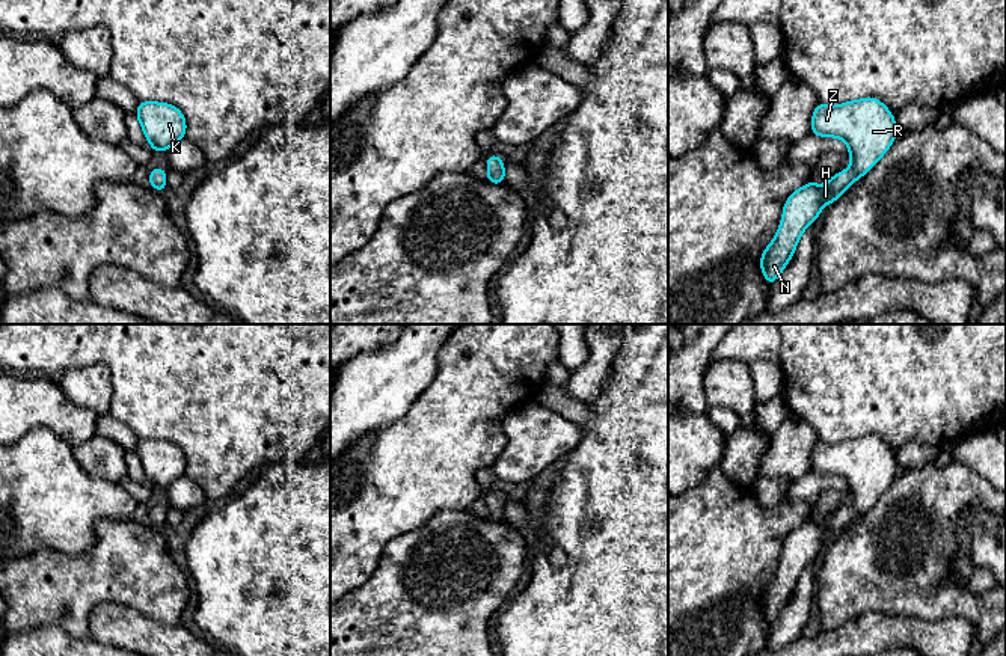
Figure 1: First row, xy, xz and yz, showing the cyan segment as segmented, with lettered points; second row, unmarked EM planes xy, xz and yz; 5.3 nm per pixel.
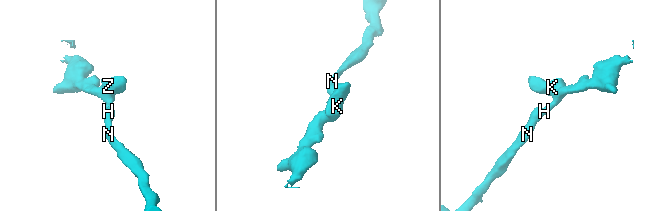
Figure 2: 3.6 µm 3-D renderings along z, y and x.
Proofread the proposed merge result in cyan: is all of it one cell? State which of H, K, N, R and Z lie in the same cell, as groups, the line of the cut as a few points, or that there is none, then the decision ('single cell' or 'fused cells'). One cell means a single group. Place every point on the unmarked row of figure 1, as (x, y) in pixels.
H K N R Z; no cut; single cell

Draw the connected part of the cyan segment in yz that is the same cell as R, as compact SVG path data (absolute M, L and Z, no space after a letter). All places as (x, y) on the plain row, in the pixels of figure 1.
M875 434L834 445L819 440L814 445L811 474L843 477L848 481L852 504L833 513L827 523L810 519L787 535L780 566L760 593L766 621L772 623L778 617L799 575L817 556L822 544L837 538L855 517L879 499L896 478L897 467L893 451Z

